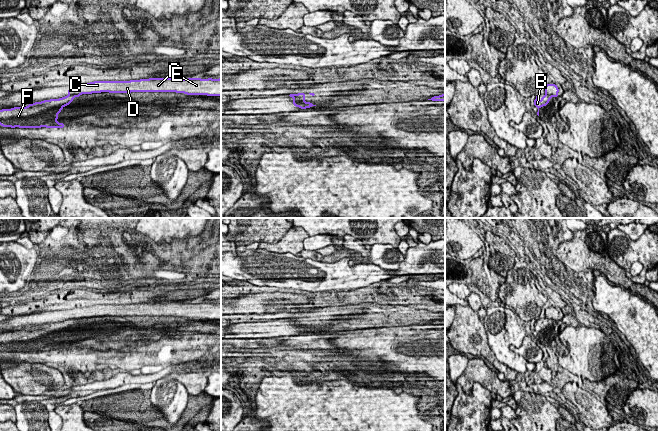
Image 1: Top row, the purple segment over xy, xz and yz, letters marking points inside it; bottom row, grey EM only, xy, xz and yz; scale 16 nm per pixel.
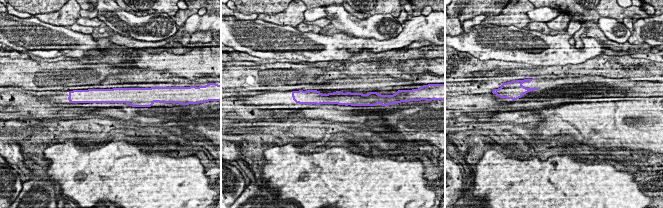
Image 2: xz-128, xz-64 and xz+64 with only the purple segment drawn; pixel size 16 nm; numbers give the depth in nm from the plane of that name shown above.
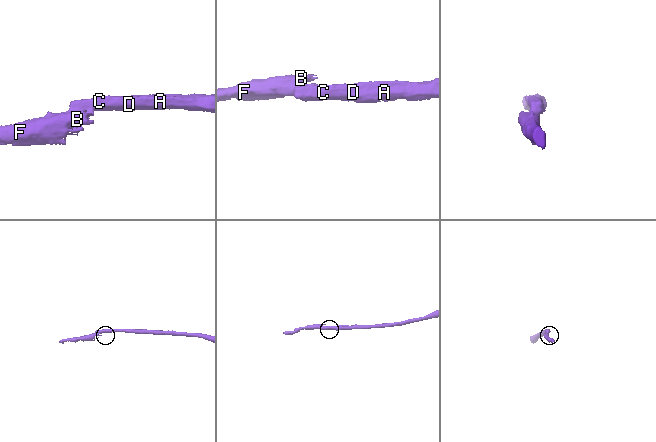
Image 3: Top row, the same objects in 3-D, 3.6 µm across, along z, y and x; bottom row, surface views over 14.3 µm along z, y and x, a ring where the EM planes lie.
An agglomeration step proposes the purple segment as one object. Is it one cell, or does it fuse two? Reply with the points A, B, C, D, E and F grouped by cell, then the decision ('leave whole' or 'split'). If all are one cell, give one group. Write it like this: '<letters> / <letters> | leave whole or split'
A C D E / B F | split

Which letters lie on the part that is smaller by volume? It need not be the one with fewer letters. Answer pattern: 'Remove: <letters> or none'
Remove: B, F

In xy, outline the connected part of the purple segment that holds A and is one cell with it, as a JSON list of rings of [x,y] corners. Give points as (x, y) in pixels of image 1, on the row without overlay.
[[[149,302],[130,305],[94,305],[69,310],[68,319],[92,317],[176,316],[187,319],[221,320],[221,302]]]

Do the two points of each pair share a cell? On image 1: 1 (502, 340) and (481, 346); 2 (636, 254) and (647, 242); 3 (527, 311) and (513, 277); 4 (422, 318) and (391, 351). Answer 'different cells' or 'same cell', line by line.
1: different cells
2: same cell
3: same cell
4: different cells

